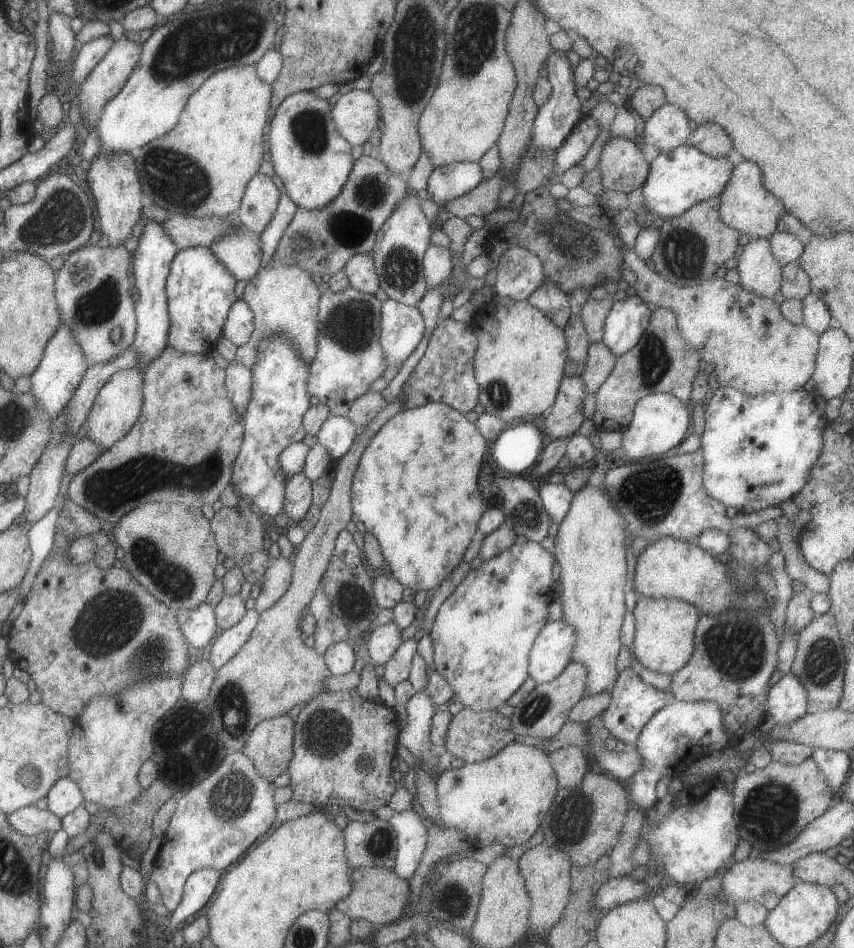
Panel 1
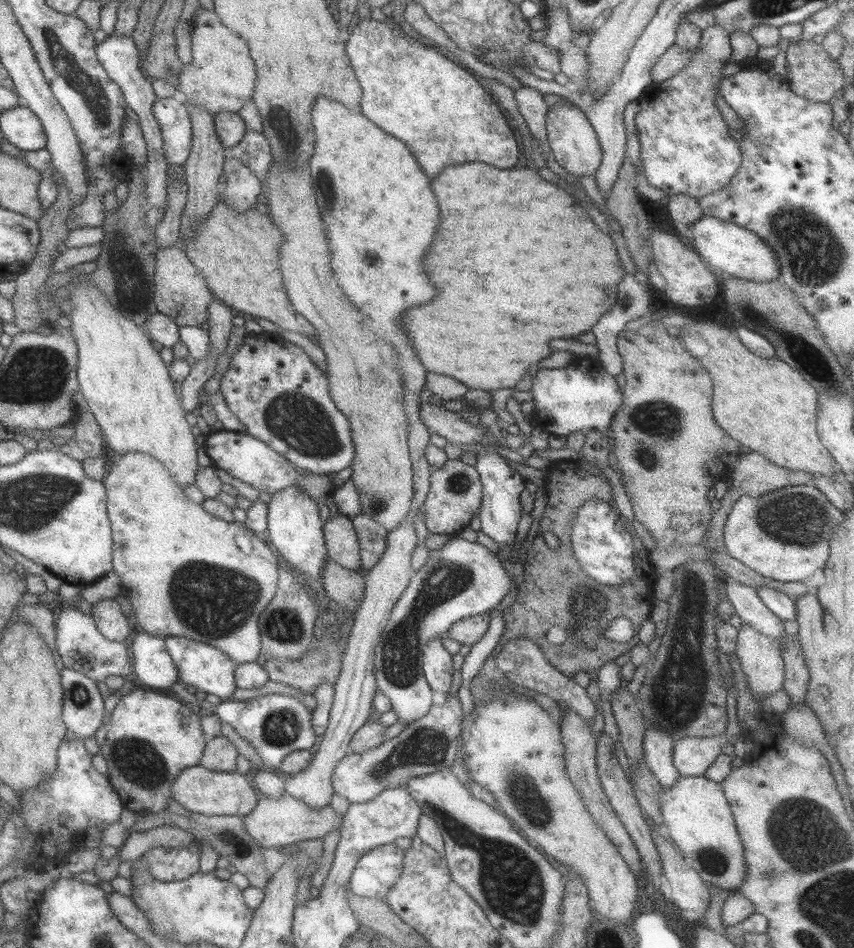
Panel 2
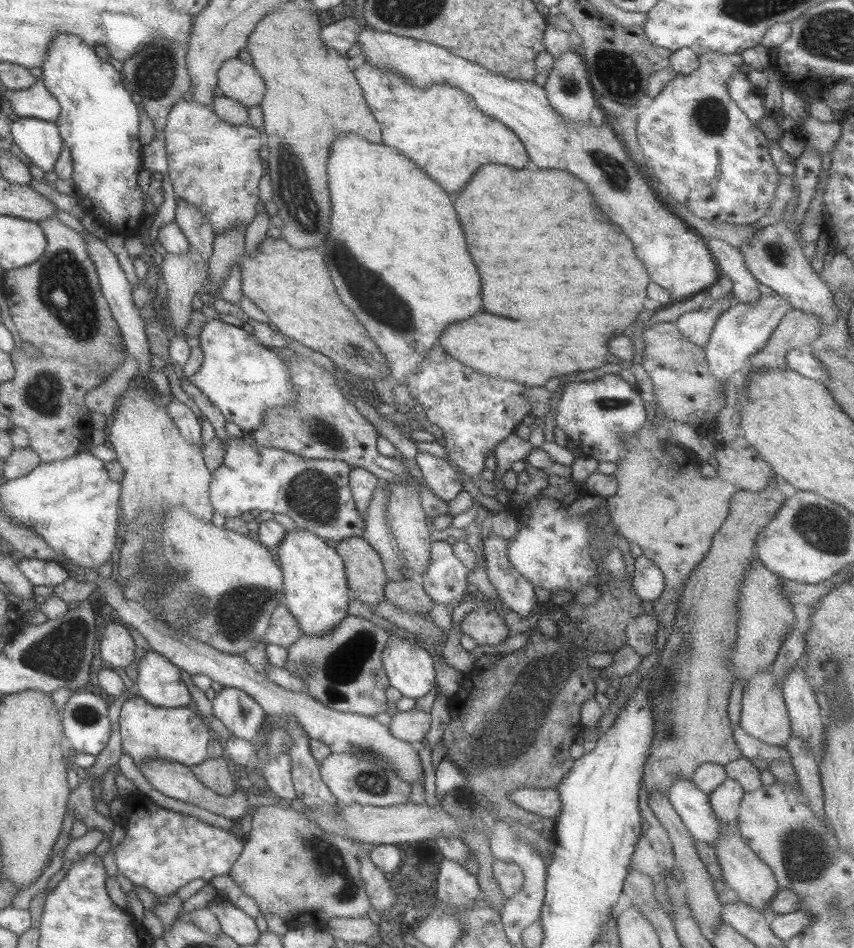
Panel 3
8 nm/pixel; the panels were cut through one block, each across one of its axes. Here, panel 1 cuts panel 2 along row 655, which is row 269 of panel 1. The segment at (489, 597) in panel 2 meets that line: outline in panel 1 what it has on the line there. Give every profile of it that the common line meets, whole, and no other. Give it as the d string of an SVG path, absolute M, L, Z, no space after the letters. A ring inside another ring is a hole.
M416 192L409 196L394 210L394 213L384 222L377 233L377 240L370 256L379 277L379 288L388 295L388 299L398 303L418 307L429 290L424 272L423 257L429 248L429 237L432 235L432 226L423 214L422 201Z

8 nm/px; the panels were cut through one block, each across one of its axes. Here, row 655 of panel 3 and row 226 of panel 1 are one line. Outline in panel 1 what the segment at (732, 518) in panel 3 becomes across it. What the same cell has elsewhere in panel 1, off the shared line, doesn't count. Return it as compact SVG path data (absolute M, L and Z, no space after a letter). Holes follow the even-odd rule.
M720 197L710 198L678 217L664 219L659 227L660 242L651 257L657 274L675 286L692 287L717 276L724 262L738 255L741 233L721 220L720 206Z

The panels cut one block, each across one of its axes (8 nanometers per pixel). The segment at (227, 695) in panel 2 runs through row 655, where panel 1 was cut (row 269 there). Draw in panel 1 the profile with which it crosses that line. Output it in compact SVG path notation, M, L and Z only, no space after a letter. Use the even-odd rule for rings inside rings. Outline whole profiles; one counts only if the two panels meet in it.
M208 247L180 249L171 263L171 270L169 271L165 287L171 321L167 345L185 354L214 354L231 307L238 300L234 291L236 284L237 282L232 277L232 274L229 274L227 269L217 262L217 259L211 254Z

